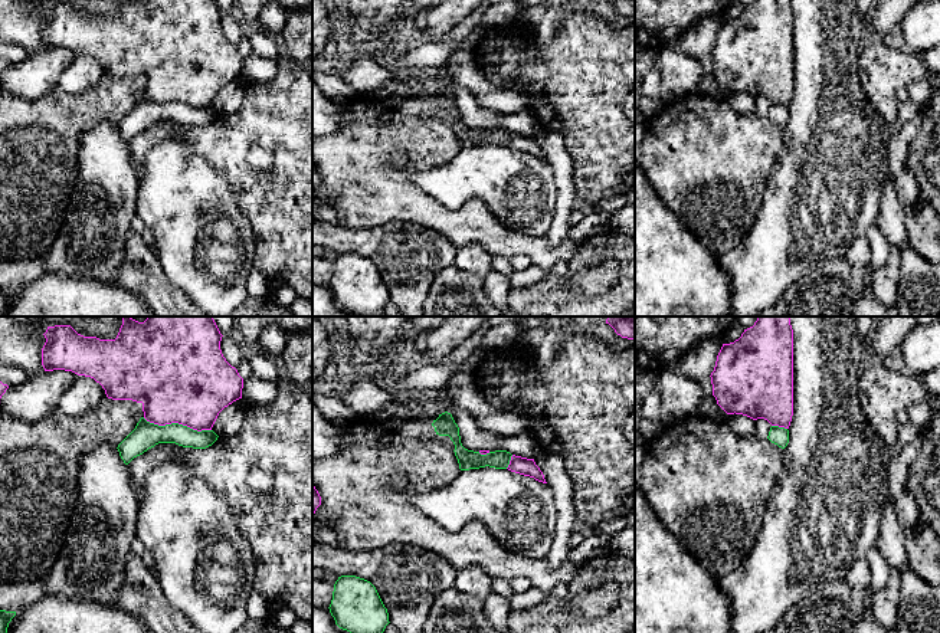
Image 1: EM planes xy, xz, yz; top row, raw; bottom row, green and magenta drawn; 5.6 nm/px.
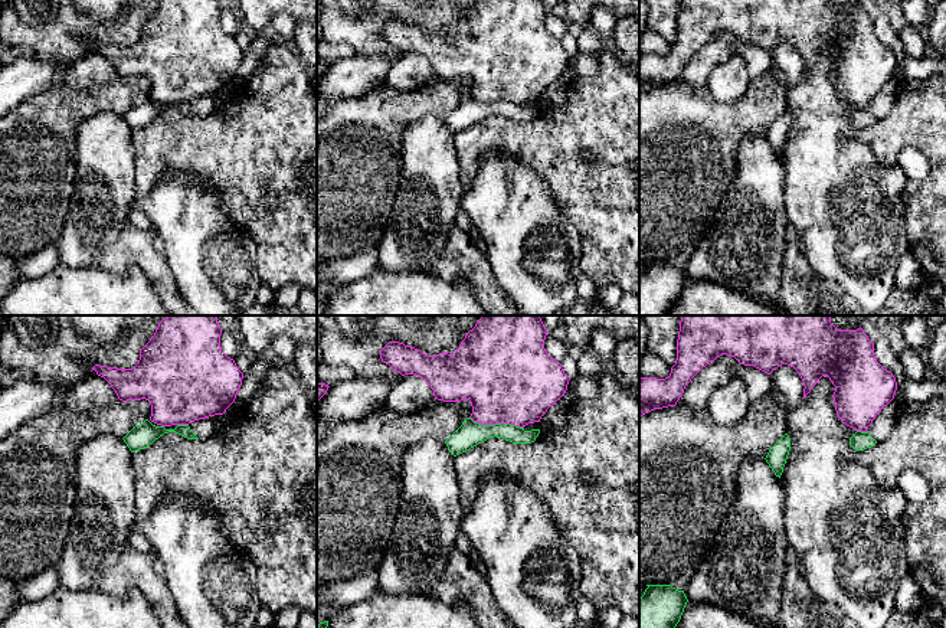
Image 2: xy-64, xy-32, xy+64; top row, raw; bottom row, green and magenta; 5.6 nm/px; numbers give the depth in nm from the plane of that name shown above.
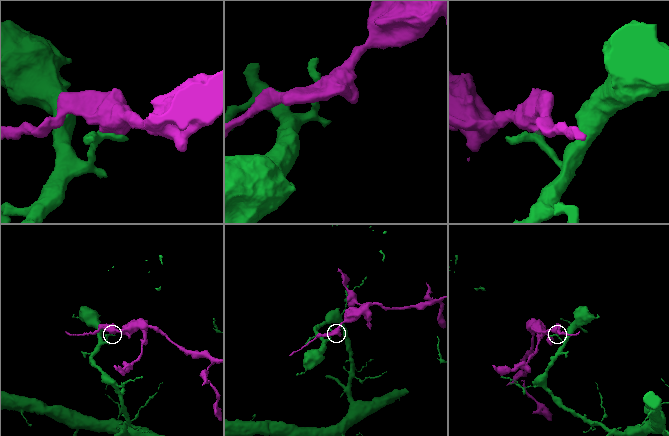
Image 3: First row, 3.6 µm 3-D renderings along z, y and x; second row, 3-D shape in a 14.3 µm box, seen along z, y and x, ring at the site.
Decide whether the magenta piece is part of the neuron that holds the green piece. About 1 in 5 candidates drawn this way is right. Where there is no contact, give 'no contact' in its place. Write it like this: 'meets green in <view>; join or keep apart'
meets green in xy; keep apart

